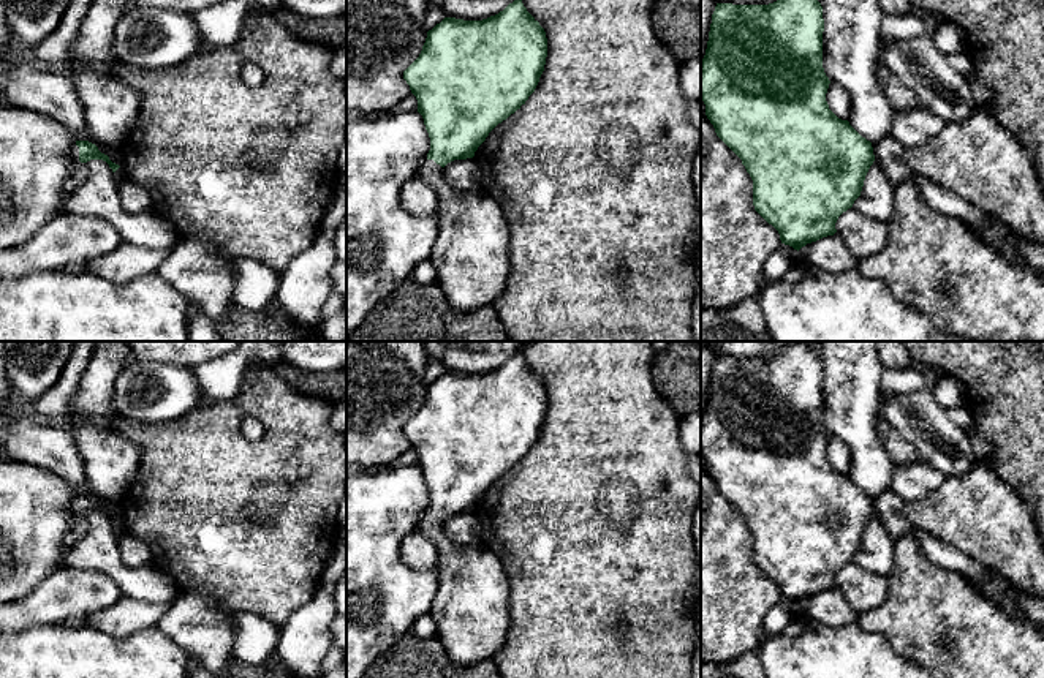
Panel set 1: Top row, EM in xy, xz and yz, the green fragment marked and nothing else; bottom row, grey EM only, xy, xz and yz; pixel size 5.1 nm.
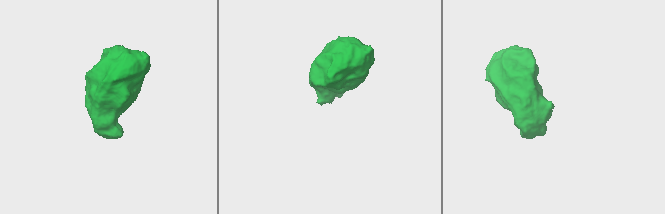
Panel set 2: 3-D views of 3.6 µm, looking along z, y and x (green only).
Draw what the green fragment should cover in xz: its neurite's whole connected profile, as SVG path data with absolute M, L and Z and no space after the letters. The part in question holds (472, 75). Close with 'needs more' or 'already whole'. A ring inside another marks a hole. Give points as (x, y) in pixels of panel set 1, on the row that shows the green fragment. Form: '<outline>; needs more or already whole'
M514 0L503 11L482 21L444 17L427 32L419 57L403 71L403 79L418 100L418 112L424 119L430 137L430 150L418 177L429 183L438 198L438 234L430 261L437 270L437 284L457 313L473 313L494 303L503 292L509 273L509 228L500 205L479 190L459 191L452 188L441 169L454 160L473 158L489 133L511 114L520 109L535 92L544 71L547 38L539 22L527 11L522 0Z; needs more

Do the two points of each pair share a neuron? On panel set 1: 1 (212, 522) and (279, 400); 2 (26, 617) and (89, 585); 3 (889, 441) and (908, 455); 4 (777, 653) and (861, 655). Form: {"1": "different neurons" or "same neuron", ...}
{"1": "same neuron", "2": "same neuron", "3": "same neuron", "4": "same neuron"}

